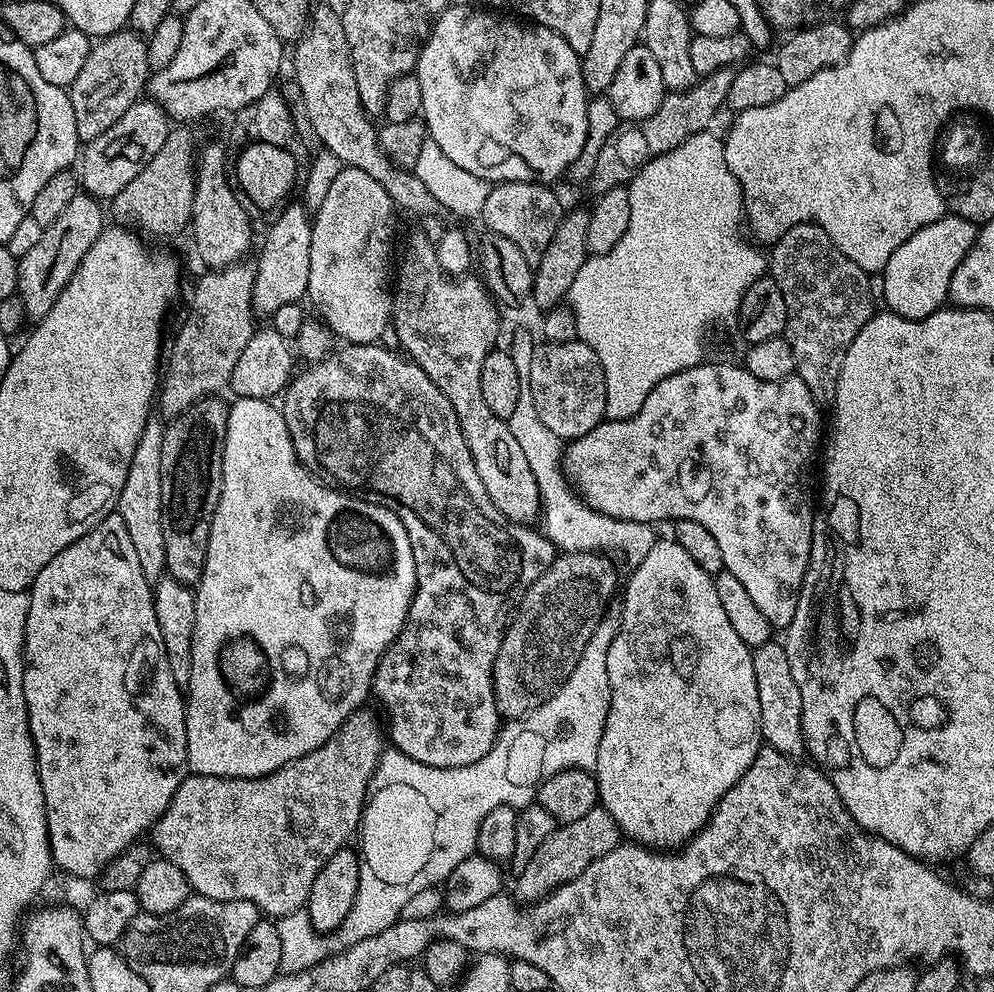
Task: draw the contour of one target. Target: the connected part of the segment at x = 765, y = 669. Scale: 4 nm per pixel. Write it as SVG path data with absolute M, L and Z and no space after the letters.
M776 643L758 646L752 653L754 682L758 682L760 735L767 747L778 750L783 756L800 758L806 752L802 730L802 694L798 694L798 682L794 682L794 670L790 670L790 658L784 644Z

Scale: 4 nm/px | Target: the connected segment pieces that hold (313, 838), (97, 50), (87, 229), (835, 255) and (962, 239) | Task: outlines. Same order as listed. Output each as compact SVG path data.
M351 712L342 726L318 750L265 776L247 780L237 776L185 775L170 806L150 829L151 843L165 860L186 874L195 895L215 900L245 900L261 913L279 918L301 911L318 870L339 848L357 835L368 798L368 784L386 751L386 732L372 712Z
M121 30L97 39L88 51L78 78L70 85L78 138L87 142L110 130L130 106L141 99L150 79L148 45L145 37L135 30Z
M83 190L77 192L76 197L70 201L70 206L66 206L66 210L62 210L62 214L58 214L58 218L54 218L54 222L44 228L42 238L38 238L35 246L25 256L19 257L16 266L16 295L19 296L24 315L29 321L38 322L50 314L50 306L58 302L58 294L62 294L74 270L78 270L82 258L86 258L86 250L90 250L96 237L104 231L106 221L100 208L103 208L101 201L96 197Z
M815 222L795 224L778 238L770 248L770 275L778 282L778 290L782 290L782 298L786 298L786 326L783 336L790 342L790 350L794 350L795 379L801 380L810 390L810 398L814 398L817 406L831 406L838 394L838 374L842 370L842 358L846 358L846 350L850 342L866 326L866 322L874 315L874 301L869 273L864 272L829 238L826 229Z
M941 218L923 224L886 262L883 270L884 299L887 311L907 320L921 320L940 311L948 300L948 283L962 258L976 240L977 229L959 218Z

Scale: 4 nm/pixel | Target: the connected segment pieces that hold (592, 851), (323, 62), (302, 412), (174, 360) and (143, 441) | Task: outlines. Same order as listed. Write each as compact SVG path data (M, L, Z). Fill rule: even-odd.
M602 806L590 810L590 814L578 818L578 822L559 825L554 834L550 834L550 838L546 838L546 842L538 846L534 858L530 858L530 866L526 866L526 870L522 870L515 877L515 899L520 902L543 900L553 888L559 888L560 885L578 878L578 874L582 874L586 866L590 866L590 862L605 856L621 840L622 833L614 818Z
M322 2L317 3L311 9L309 26L305 30L304 36L294 44L294 50L296 50L294 79L297 82L300 97L305 102L310 122L313 123L313 128L317 131L323 147L335 159L337 156L341 160L339 162L341 165L357 168L370 174L370 178L374 178L374 182L381 184L386 190L386 194L390 194L392 203L397 209L405 208L408 212L417 212L422 218L435 217L438 212L436 199L430 194L430 190L426 190L426 186L422 186L415 171L400 168L380 149L377 125L374 123L373 117L365 112L362 102L358 98L358 82L354 82L354 66L352 57L348 54L348 39L342 17L334 14L334 10L330 10L330 6L326 6Z
M380 342L374 344L345 343L340 346L344 348L337 347L329 352L325 359L315 361L311 366L305 367L308 369L301 376L300 373L293 375L288 382L288 387L282 393L284 421L286 430L290 430L290 438L294 442L296 457L309 472L319 474L328 482L341 480L341 482L336 482L343 485L345 489L355 490L383 504L400 519L410 538L410 550L414 554L414 566L416 567L416 593L412 595L412 605L408 608L408 620L404 623L404 629L396 635L391 648L387 648L381 656L380 665L376 668L376 676L372 679L370 689L371 695L380 699L380 704L384 707L385 714L388 715L386 732L390 737L391 747L426 766L435 768L470 766L483 758L495 746L501 735L502 717L500 707L496 705L492 671L494 662L498 658L504 632L508 629L516 609L520 607L520 599L528 593L529 586L556 561L558 549L535 527L515 524L507 520L498 510L498 506L490 502L490 494L486 494L486 486L482 486L482 478L478 478L478 470L474 470L474 458L466 446L466 438L462 434L460 423L446 394L442 394L442 390L438 390L438 386L430 382L426 370L419 368L412 359L405 358L399 351L391 352L382 345L383 343Z
M237 262L205 273L205 276L192 288L192 301L188 304L188 313L185 314L180 330L176 334L176 345L173 346L172 353L169 356L167 353L166 356L166 367L162 372L163 380L158 388L158 412L161 412L159 415L164 418L178 417L199 400L215 397L223 388L227 389L232 383L238 354L246 350L246 342L250 342L254 331L252 291L256 277L255 263Z
M149 418L142 430L142 438L138 438L138 446L134 450L134 458L130 458L130 466L126 474L126 482L120 491L118 514L134 541L134 550L138 553L138 562L142 562L142 574L150 582L155 582L165 575L166 538L164 537L164 521L166 519L166 501L162 494L162 438L165 425L159 419Z

